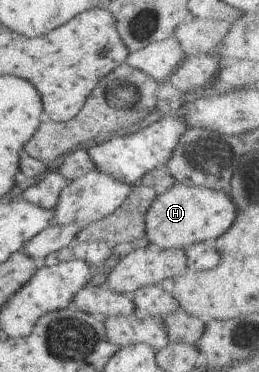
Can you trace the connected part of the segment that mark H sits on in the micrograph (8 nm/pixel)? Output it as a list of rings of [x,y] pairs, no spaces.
[[[176,184],[174,188],[169,189],[163,196],[157,196],[153,204],[149,206],[147,212],[147,235],[148,242],[153,249],[160,246],[159,240],[165,242],[165,246],[193,246],[193,242],[209,242],[211,238],[219,238],[225,234],[237,212],[233,202],[215,189],[207,189],[197,185]]]

